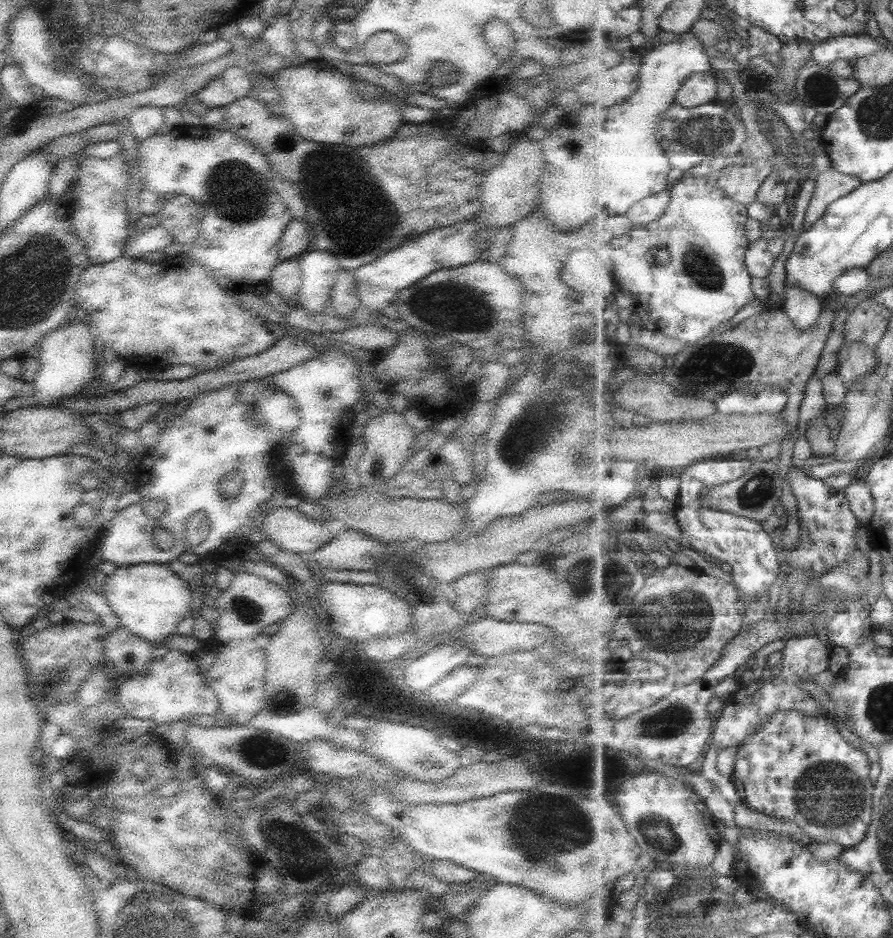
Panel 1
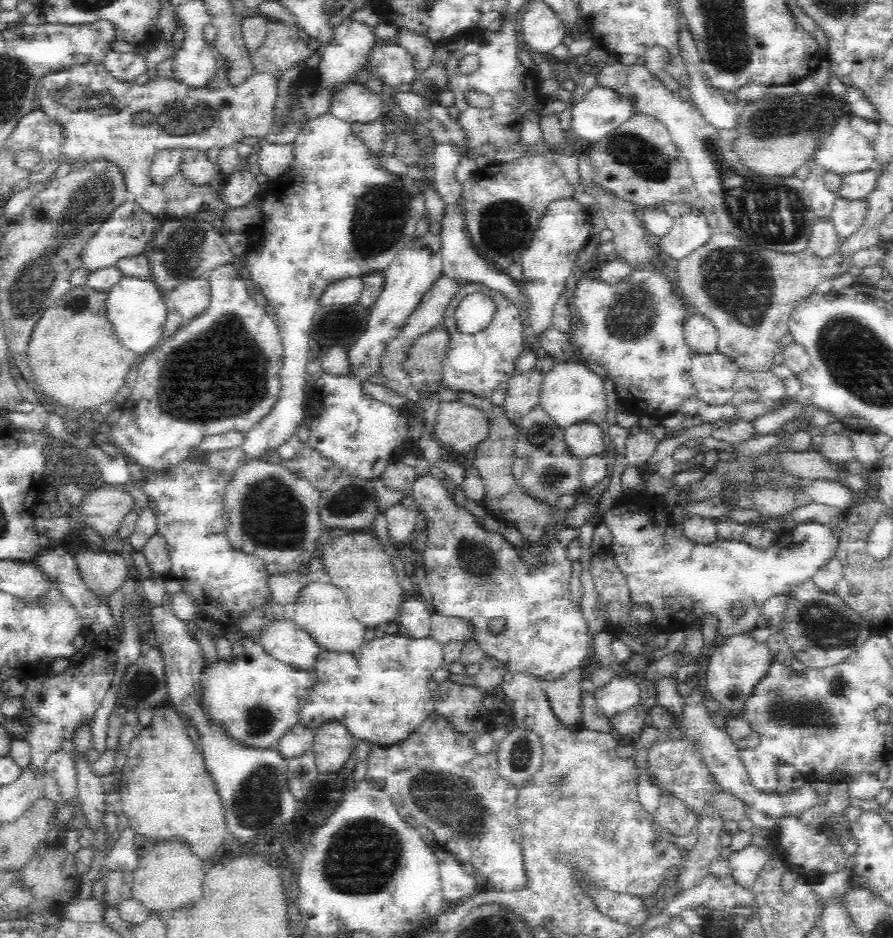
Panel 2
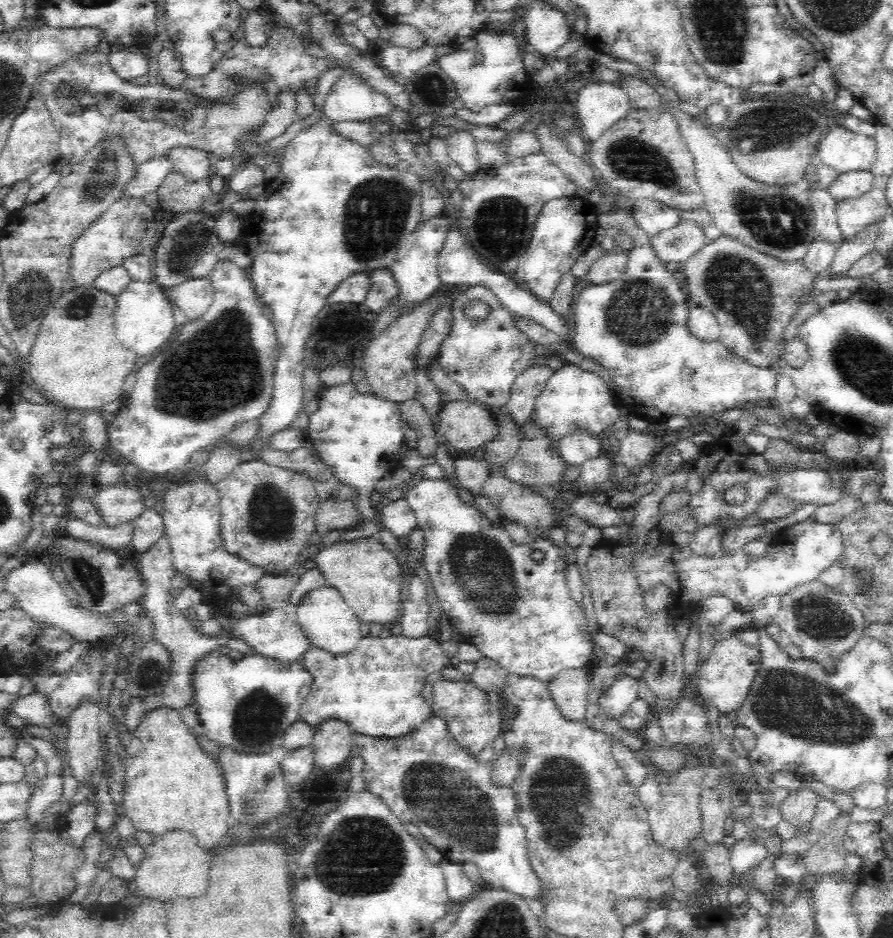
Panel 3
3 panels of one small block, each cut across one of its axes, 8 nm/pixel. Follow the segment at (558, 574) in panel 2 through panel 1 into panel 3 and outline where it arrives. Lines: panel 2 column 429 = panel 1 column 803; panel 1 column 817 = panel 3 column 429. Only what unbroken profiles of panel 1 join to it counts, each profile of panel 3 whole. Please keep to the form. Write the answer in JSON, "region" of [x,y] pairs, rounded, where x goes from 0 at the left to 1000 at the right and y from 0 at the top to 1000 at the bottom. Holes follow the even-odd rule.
{"region":[[[468,510],[466,514],[457,519],[452,533],[457,536],[459,544],[466,549],[468,561],[475,568],[475,580],[470,588],[471,601],[477,606],[479,614],[486,626],[488,633],[488,642],[495,650],[495,656],[506,660],[513,664],[515,673],[521,679],[521,684],[533,688],[540,699],[554,704],[568,719],[579,721],[597,722],[605,727],[611,729],[620,726],[627,716],[648,713],[662,712],[665,706],[664,688],[658,676],[658,662],[652,651],[651,643],[643,641],[638,636],[636,626],[634,624],[634,610],[636,610],[636,592],[632,587],[632,581],[625,581],[616,575],[601,572],[594,576],[591,580],[577,580],[569,567],[562,561],[552,561],[541,548],[538,548],[530,539],[522,537],[515,532],[510,519],[506,519],[499,510],[497,511],[477,511]],[[600,586],[607,591],[605,597],[598,595]]]}

